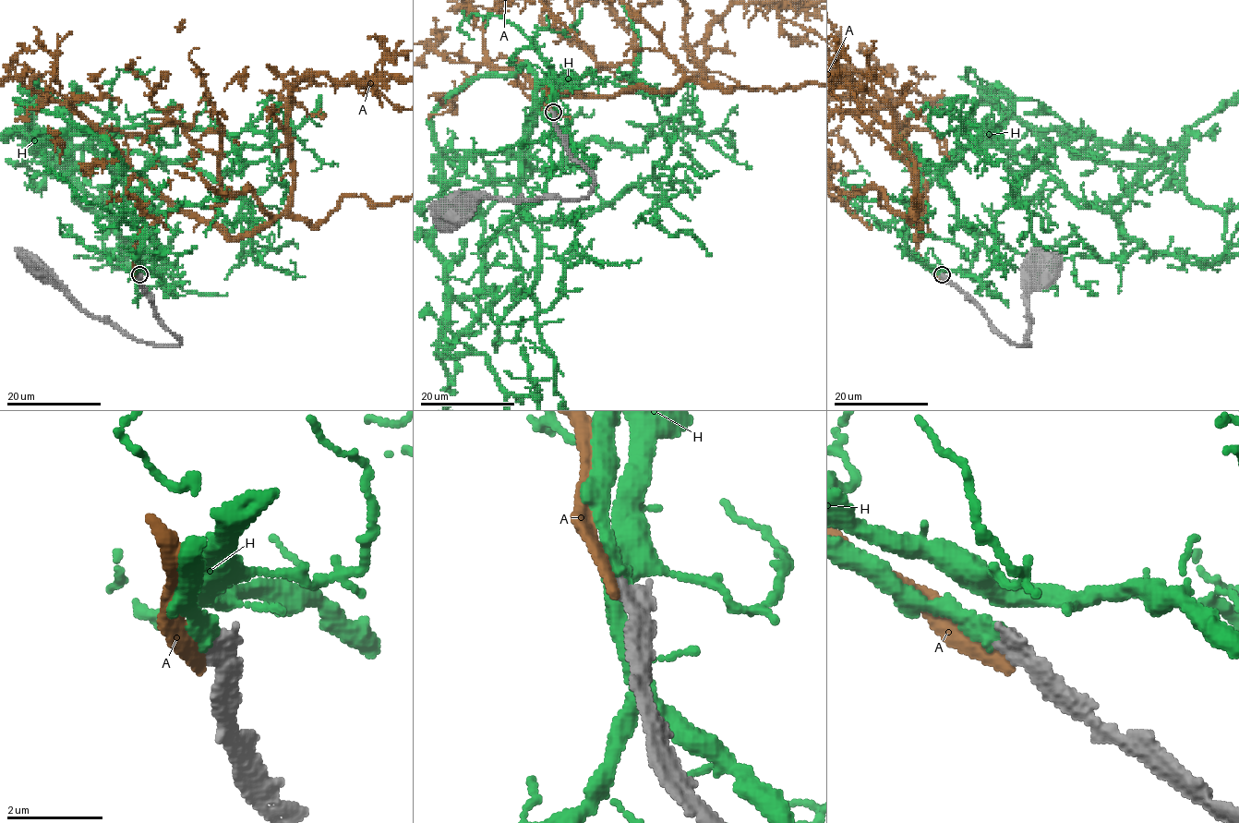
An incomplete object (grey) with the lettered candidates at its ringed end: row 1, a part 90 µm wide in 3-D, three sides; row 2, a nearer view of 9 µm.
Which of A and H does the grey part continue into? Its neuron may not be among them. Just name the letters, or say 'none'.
H

